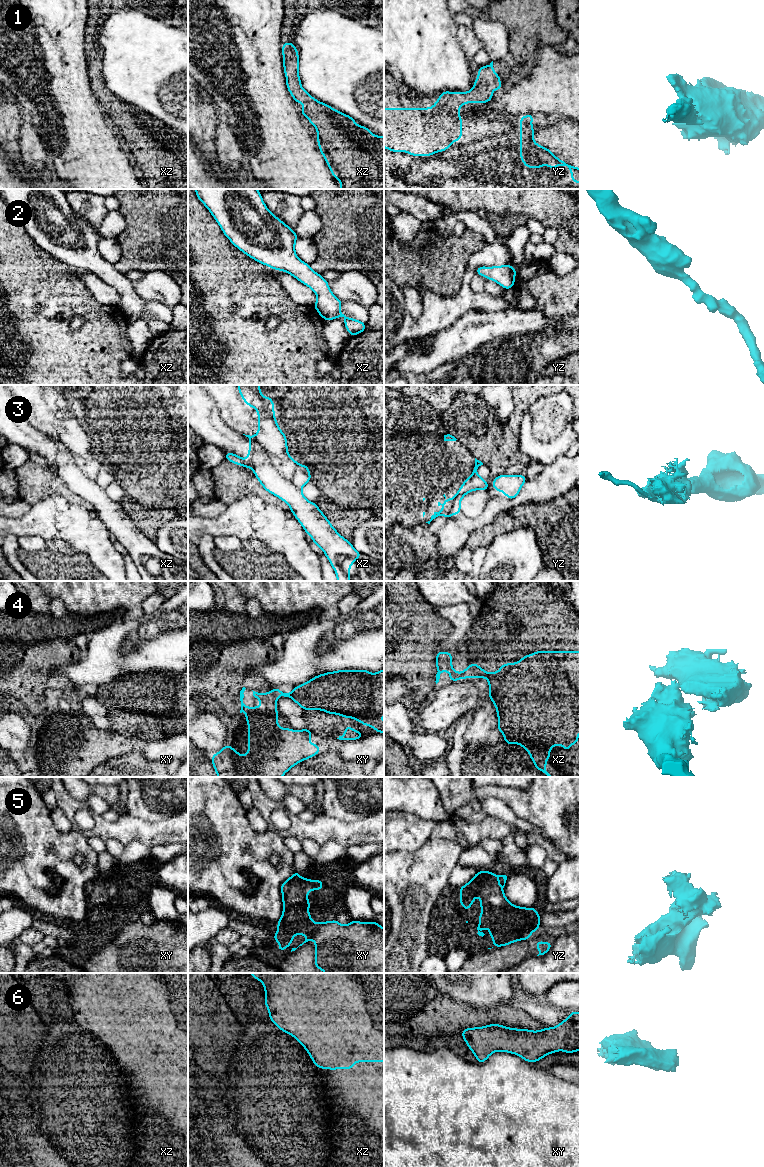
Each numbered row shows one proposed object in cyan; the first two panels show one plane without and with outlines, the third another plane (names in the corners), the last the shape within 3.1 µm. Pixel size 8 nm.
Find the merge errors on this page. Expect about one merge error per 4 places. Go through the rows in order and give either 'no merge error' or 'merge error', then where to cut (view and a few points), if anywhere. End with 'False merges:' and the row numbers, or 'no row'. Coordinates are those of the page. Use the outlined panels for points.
1: no merge error | no cut
2: no merge error | no cut
3: no merge error | no cut
4: merge error | xz (486, 673), (487, 678)
5: no merge error | no cut
6: no merge error | no cut
False merges: 4

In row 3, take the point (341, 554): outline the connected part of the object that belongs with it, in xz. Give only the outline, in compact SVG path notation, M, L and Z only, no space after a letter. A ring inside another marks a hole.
M260 385L237 386L245 404L255 408L258 412L258 433L254 436L243 434L250 441L247 460L234 453L225 452L226 460L245 468L251 468L266 491L286 502L305 532L311 536L313 543L323 550L337 575L337 581L350 581L350 566L363 554L356 551L350 541L335 530L318 508L317 503L309 502L302 494L302 487L311 481L309 467L298 464L288 454L286 435L280 430L275 420L275 406L272 398L261 395Z

